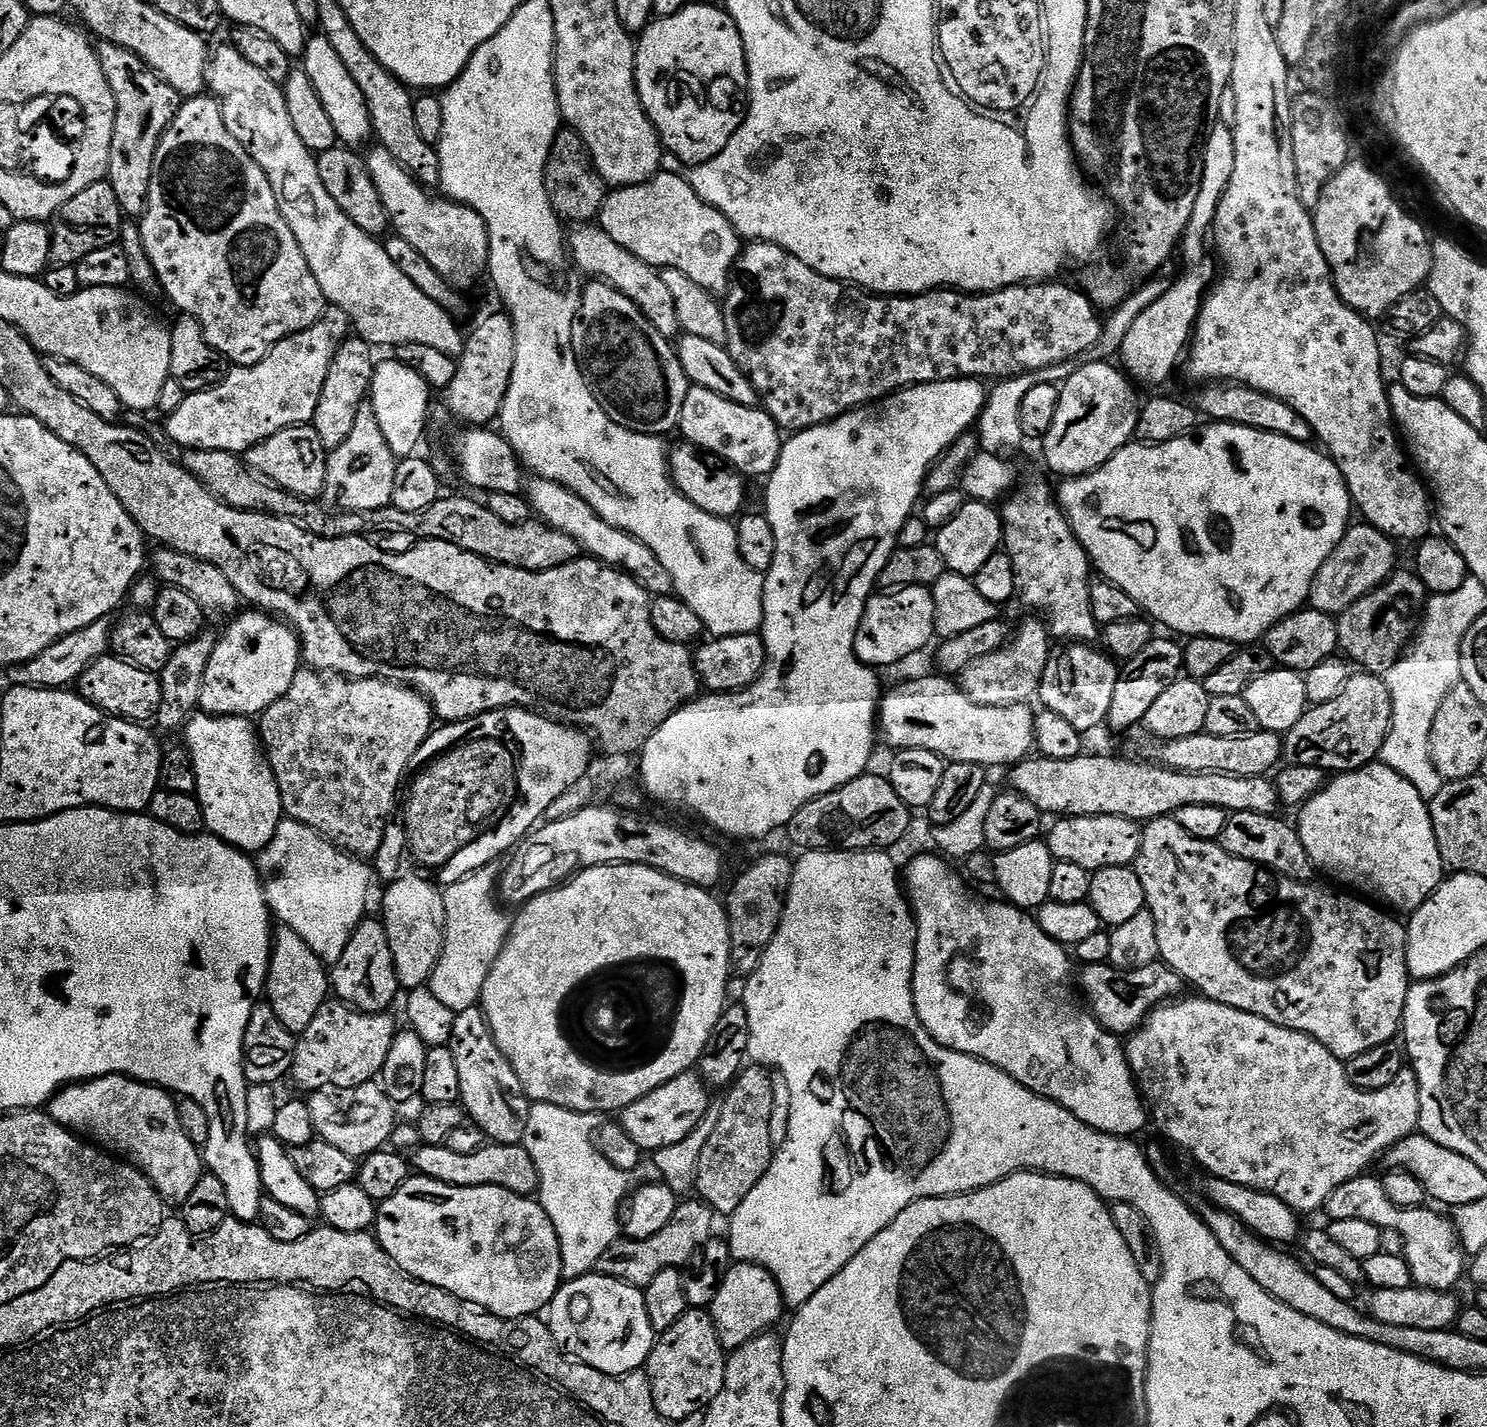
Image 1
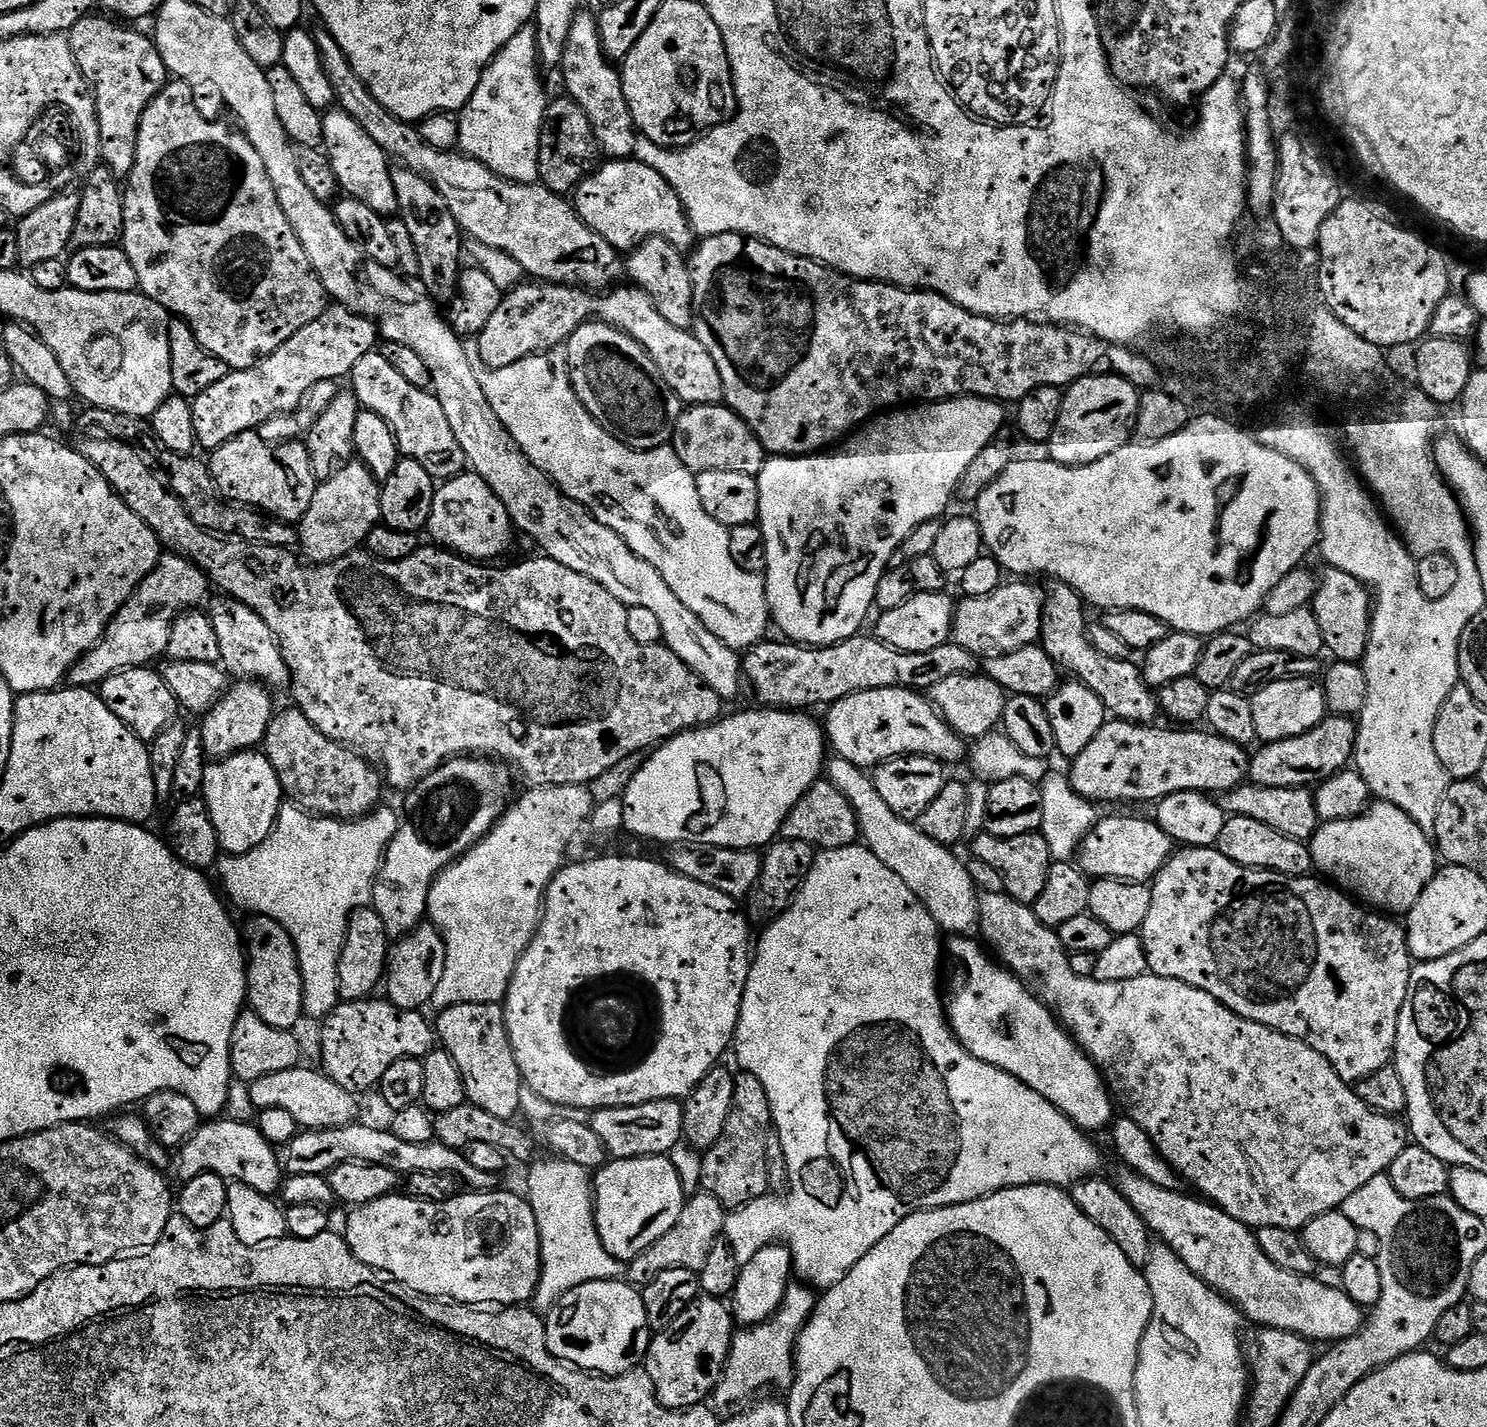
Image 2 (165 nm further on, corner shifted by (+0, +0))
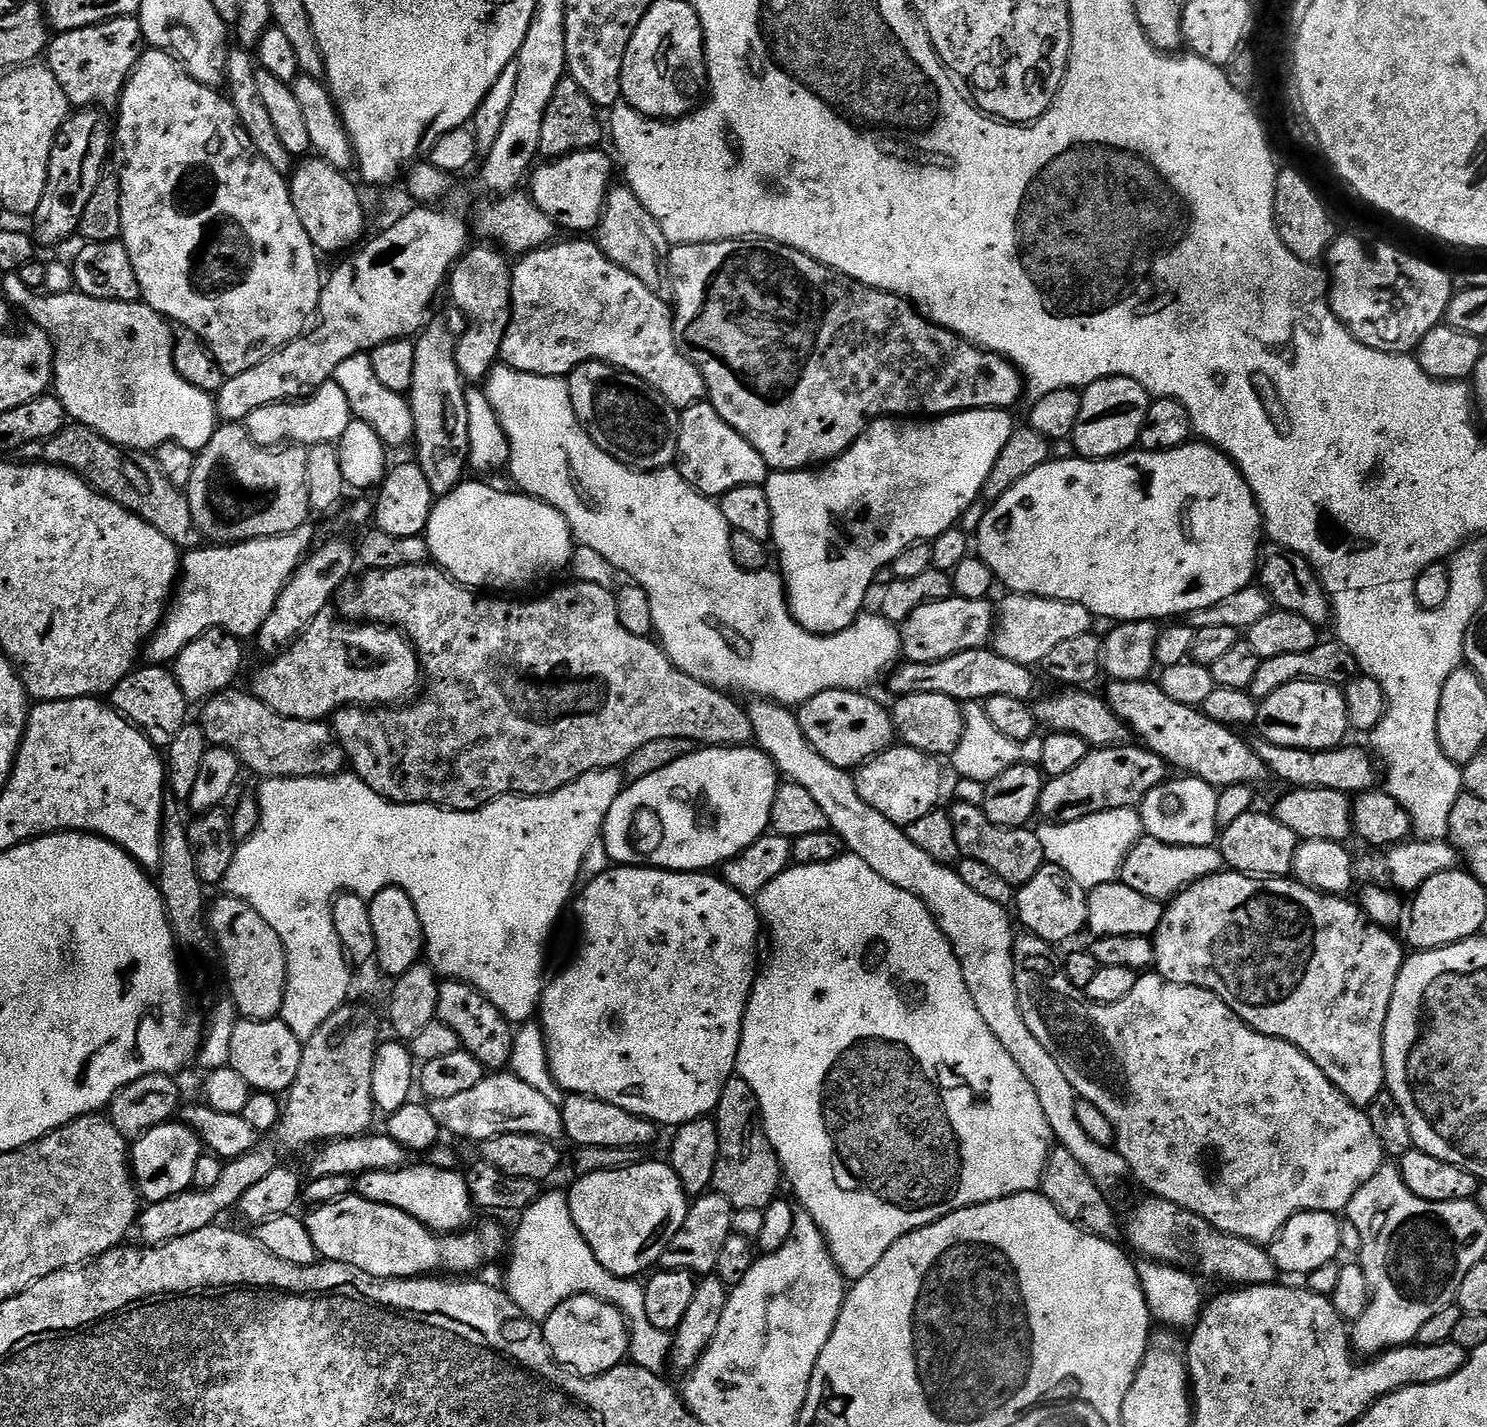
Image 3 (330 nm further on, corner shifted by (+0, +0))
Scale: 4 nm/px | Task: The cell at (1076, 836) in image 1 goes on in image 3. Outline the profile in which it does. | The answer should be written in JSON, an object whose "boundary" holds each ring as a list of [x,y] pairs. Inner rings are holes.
{"boundary":[[[1145,835],[1128,851],[1124,865],[1120,867],[1118,880],[1119,883],[1130,886],[1130,890],[1146,894],[1146,898],[1167,902],[1177,896],[1183,888],[1188,888],[1194,882],[1212,876],[1216,872],[1225,871],[1225,868],[1224,855],[1220,853],[1219,847],[1174,846]]]}

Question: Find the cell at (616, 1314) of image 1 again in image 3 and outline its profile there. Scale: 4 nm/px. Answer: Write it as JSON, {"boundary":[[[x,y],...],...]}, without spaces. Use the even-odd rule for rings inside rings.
{"boundary":[[[571,1296],[542,1321],[542,1327],[553,1360],[582,1376],[601,1376],[625,1363],[630,1352],[628,1321],[616,1305],[593,1296]]]}

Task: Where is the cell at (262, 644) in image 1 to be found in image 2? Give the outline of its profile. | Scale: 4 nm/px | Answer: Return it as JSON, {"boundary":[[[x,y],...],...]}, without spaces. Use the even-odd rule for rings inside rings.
{"boundary":[[[237,679],[209,712],[205,712],[198,727],[202,734],[205,757],[223,758],[239,752],[256,750],[263,745],[264,735],[274,715],[272,696],[258,680]]]}

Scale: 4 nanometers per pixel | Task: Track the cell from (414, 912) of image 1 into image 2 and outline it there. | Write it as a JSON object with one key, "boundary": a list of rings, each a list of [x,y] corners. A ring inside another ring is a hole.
{"boundary":[[[421,922],[408,933],[399,937],[391,945],[388,953],[386,969],[387,999],[399,1008],[420,1010],[432,1004],[432,995],[438,990],[438,982],[442,982],[442,974],[446,970],[448,951],[444,945],[444,937],[431,922]]]}

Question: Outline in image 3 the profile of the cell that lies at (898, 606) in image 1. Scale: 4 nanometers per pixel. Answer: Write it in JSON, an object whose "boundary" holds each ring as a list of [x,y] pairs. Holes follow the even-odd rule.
{"boundary":[[[954,594],[942,602],[918,606],[918,610],[914,610],[914,614],[910,614],[910,618],[899,625],[903,659],[910,664],[929,664],[962,654],[962,650],[985,647],[991,641],[996,627],[997,613],[990,605],[988,600],[963,600]]]}

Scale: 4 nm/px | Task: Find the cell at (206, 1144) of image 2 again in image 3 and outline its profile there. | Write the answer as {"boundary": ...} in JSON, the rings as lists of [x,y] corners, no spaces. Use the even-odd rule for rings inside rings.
{"boundary":[[[169,1122],[152,1128],[130,1148],[132,1175],[141,1197],[148,1204],[157,1204],[189,1191],[192,1188],[194,1166],[205,1152],[200,1136],[183,1122]]]}

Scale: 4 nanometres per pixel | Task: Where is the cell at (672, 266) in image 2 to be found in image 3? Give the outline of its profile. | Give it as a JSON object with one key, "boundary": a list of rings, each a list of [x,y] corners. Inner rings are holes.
{"boundary":[[[613,186],[608,190],[608,197],[604,203],[604,215],[600,217],[600,226],[595,229],[595,239],[601,250],[622,270],[634,274],[646,290],[650,290],[658,298],[672,300],[672,275],[668,265],[670,245],[666,234],[662,234],[662,226],[654,222],[654,218],[638,202],[634,190],[627,186]]]}

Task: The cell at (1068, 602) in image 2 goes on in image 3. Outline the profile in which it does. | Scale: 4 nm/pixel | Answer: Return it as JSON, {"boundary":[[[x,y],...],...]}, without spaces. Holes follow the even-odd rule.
{"boundary":[[[1114,680],[1107,685],[1106,699],[1110,710],[1118,714],[1118,718],[1129,730],[1129,733],[1136,736],[1143,747],[1149,748],[1154,754],[1158,754],[1164,759],[1165,764],[1173,769],[1181,768],[1181,773],[1197,780],[1204,780],[1211,788],[1223,790],[1230,786],[1247,784],[1256,786],[1263,776],[1266,776],[1266,769],[1262,758],[1258,758],[1255,747],[1243,740],[1241,733],[1234,728],[1227,728],[1214,718],[1206,718],[1206,714],[1199,708],[1190,706],[1178,706],[1178,702],[1173,702],[1169,696],[1160,688],[1159,683],[1148,680]]]}

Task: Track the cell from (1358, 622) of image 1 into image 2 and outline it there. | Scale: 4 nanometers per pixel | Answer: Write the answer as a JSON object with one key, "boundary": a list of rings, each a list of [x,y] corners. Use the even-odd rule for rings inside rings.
{"boundary":[[[1325,567],[1323,569],[1324,573],[1319,573],[1318,576],[1318,587],[1316,589],[1316,593],[1314,594],[1314,598],[1311,602],[1311,610],[1314,614],[1314,618],[1318,618],[1318,626],[1322,629],[1322,638],[1324,639],[1325,649],[1330,653],[1333,652],[1333,657],[1336,660],[1345,660],[1346,662],[1350,662],[1351,664],[1355,664],[1357,662],[1363,661],[1365,657],[1367,657],[1370,651],[1370,592],[1369,589],[1365,588],[1364,585],[1359,584],[1357,580],[1355,580],[1350,574],[1346,574],[1342,570],[1338,570],[1337,568]]]}

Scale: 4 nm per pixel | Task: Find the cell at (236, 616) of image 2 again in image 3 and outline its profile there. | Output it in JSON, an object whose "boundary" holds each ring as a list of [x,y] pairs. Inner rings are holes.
{"boundary":[[[327,611],[318,614],[315,622],[301,634],[300,639],[291,645],[283,654],[275,657],[271,661],[272,664],[265,672],[260,672],[256,676],[256,688],[254,687],[254,695],[265,704],[270,706],[270,710],[274,710],[278,714],[282,714],[286,718],[294,718],[295,720],[318,720],[323,721],[325,718],[331,717],[345,706],[404,706],[409,702],[415,701],[422,692],[422,669],[420,667],[420,658],[416,655],[416,649],[412,647],[412,641],[404,635],[398,628],[391,626],[381,626],[371,622],[349,622],[344,618],[331,616]]]}

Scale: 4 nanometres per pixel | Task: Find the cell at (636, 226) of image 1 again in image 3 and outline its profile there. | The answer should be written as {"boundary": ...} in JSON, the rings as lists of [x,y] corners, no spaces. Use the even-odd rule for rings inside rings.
{"boundary":[[[604,150],[571,152],[569,156],[561,156],[551,162],[544,162],[544,165],[541,163],[531,173],[532,200],[538,206],[538,210],[542,210],[542,214],[546,214],[546,218],[552,220],[557,229],[569,228],[572,231],[569,233],[572,234],[588,234],[599,228],[600,217],[604,215],[604,203],[608,197],[608,190],[614,184],[612,180],[614,160],[609,153],[608,156]]]}

